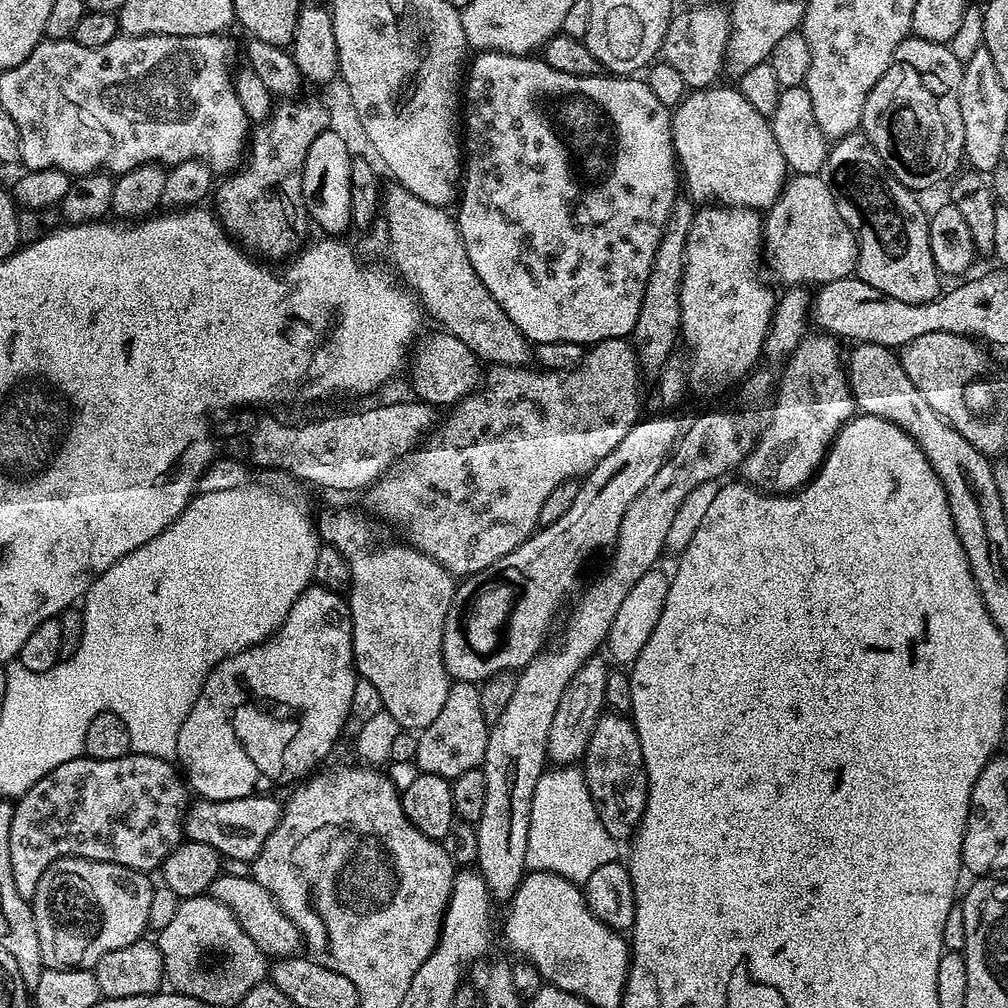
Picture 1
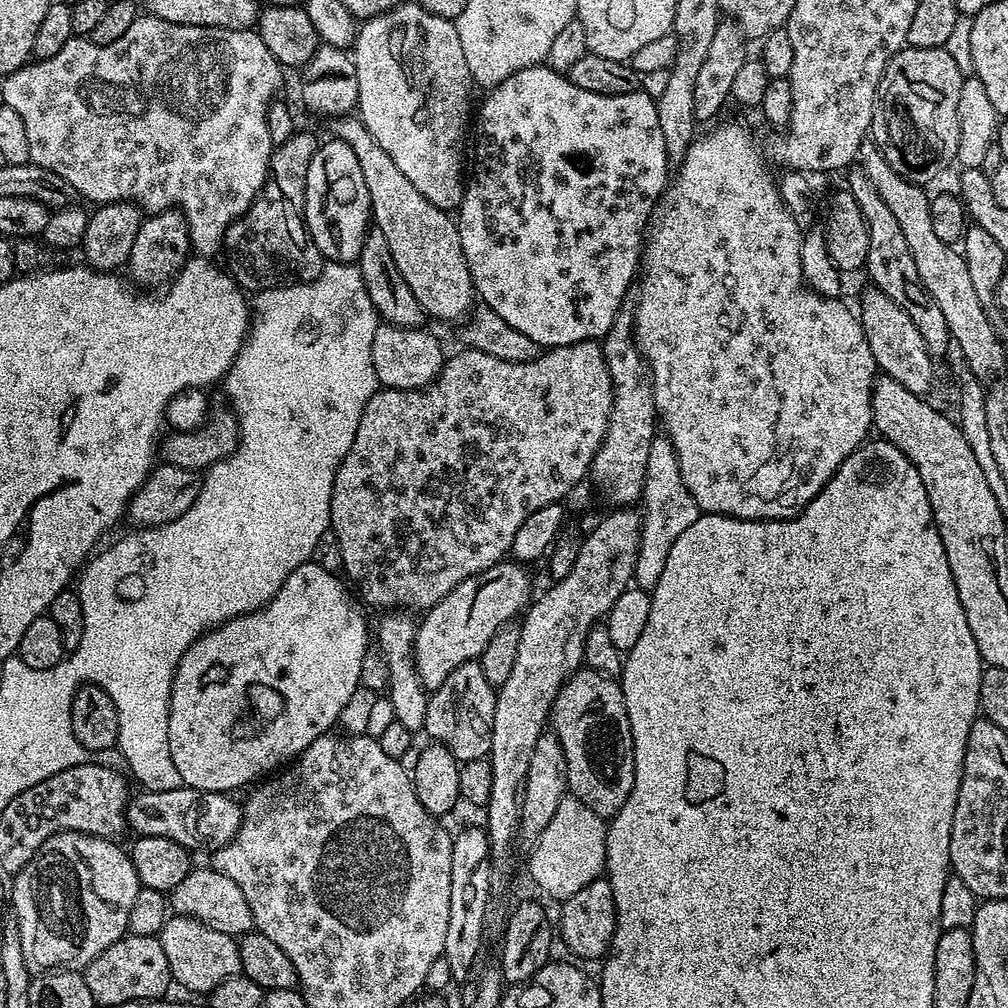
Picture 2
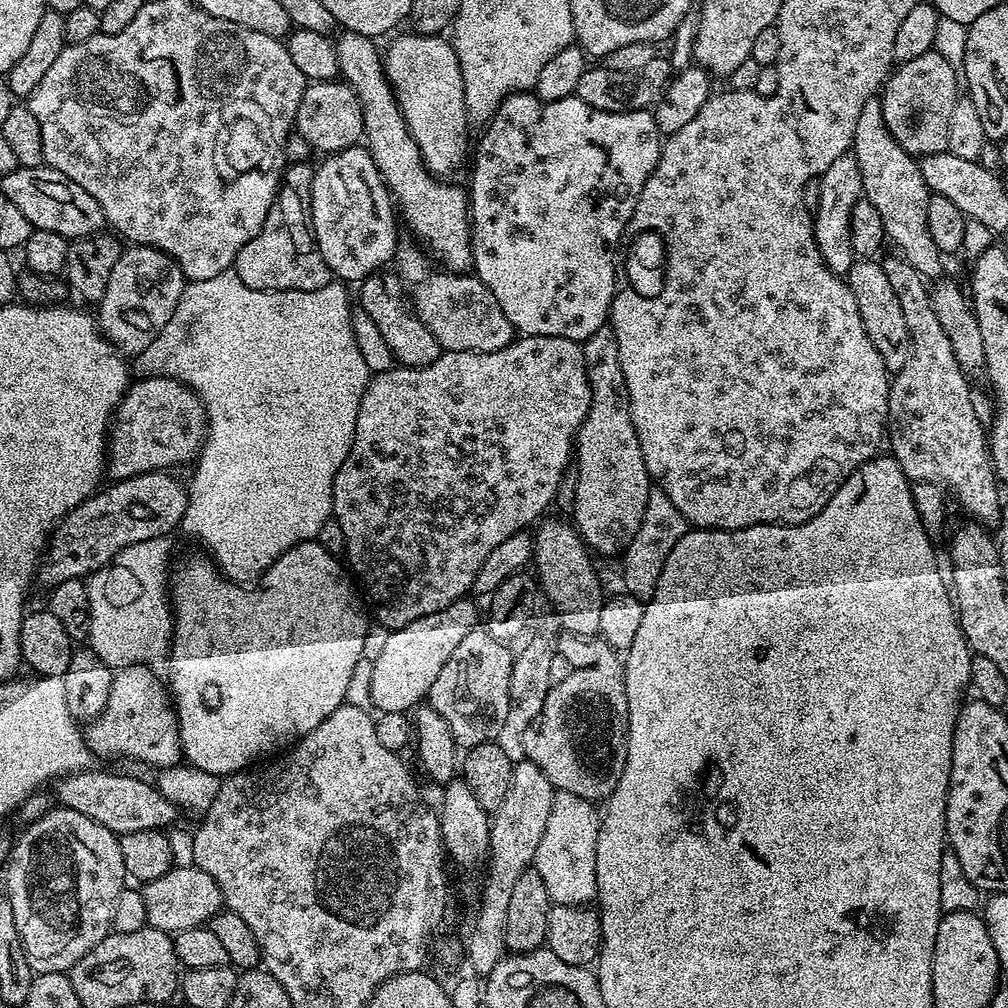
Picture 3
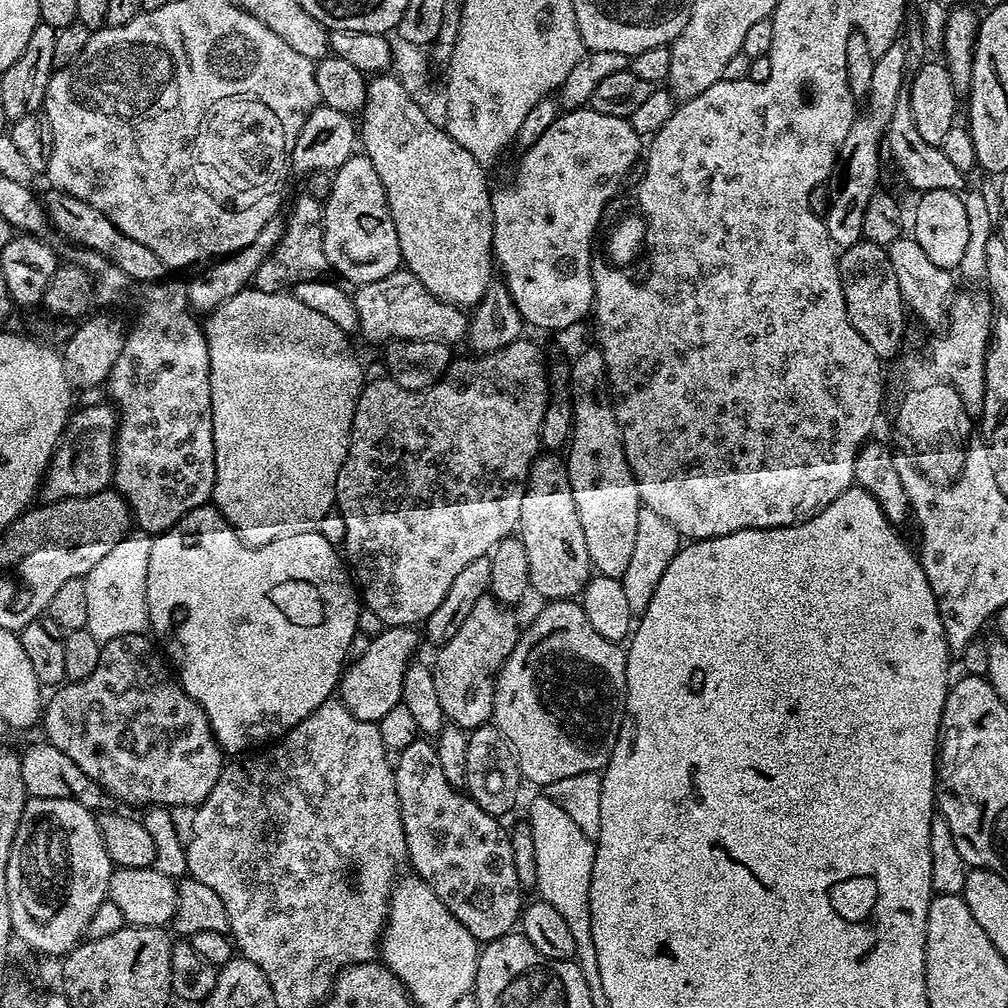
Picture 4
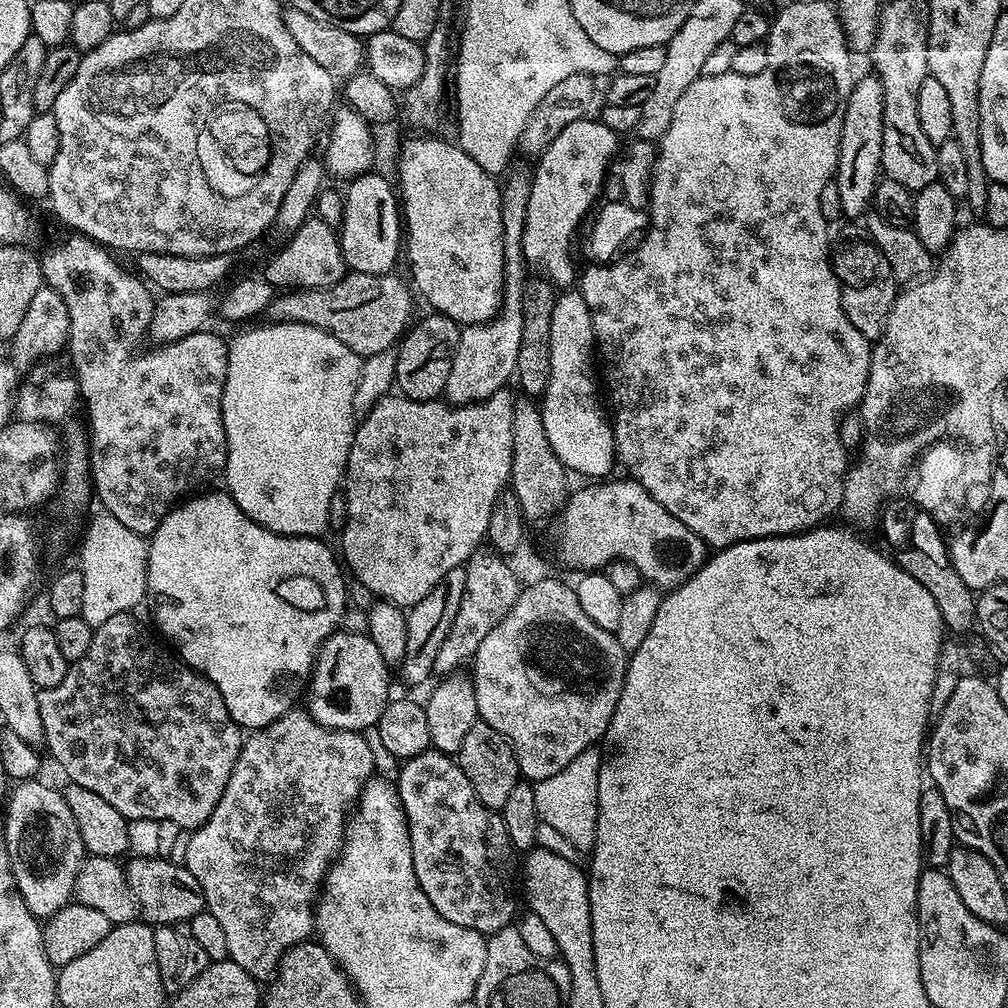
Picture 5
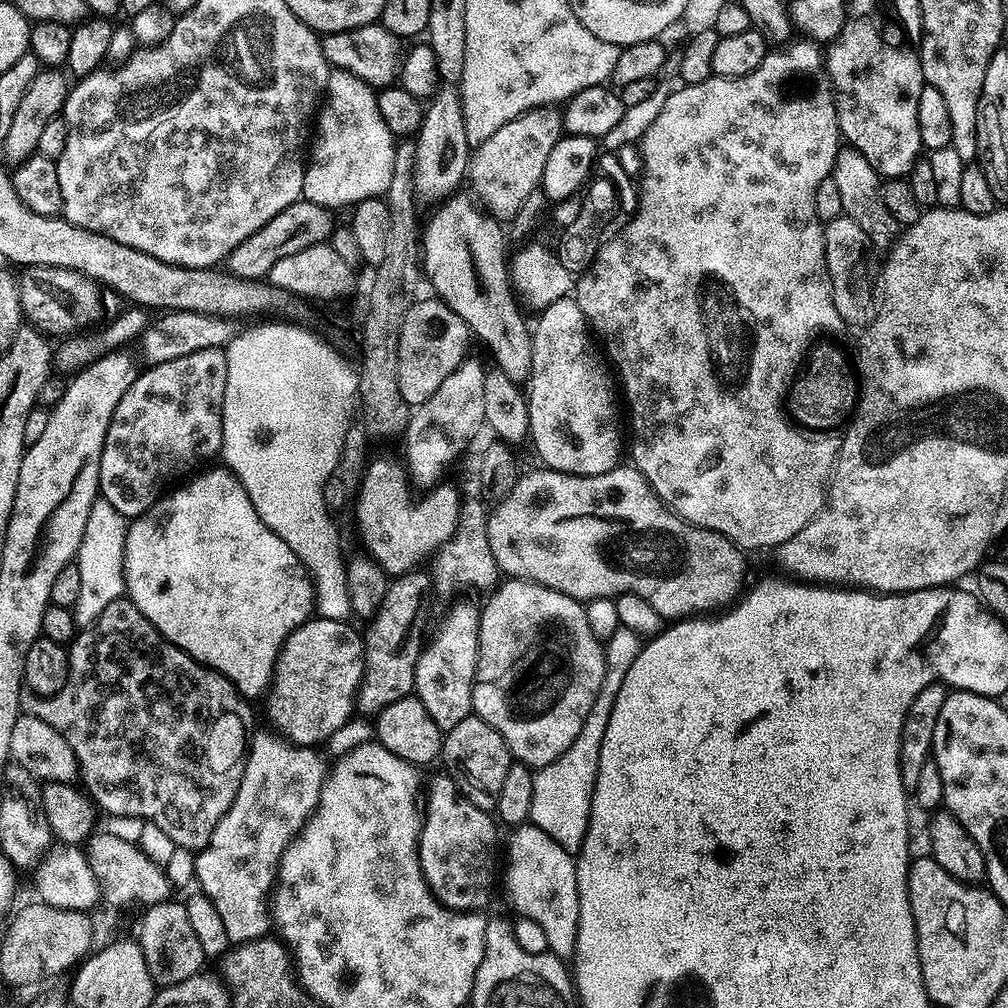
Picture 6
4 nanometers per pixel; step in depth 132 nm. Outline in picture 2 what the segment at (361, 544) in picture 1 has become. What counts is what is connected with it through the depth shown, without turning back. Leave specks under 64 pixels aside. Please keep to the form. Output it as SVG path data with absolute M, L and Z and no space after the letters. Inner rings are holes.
M392 610L380 620L380 625L375 625L374 640L380 652L385 656L389 664L389 680L386 689L386 696L393 703L394 720L402 722L406 730L416 734L423 729L426 722L426 706L428 705L429 693L420 680L416 669L414 658L414 642L416 641L417 621L411 620L409 613L404 610Z

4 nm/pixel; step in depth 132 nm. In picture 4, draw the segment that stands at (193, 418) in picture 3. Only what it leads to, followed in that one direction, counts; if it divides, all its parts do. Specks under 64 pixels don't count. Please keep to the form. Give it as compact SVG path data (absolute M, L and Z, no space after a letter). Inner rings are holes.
M111 403L77 407L73 411L66 434L61 436L56 455L48 464L38 493L45 504L66 498L82 498L105 491L112 484L112 467L116 465L116 425L118 417Z

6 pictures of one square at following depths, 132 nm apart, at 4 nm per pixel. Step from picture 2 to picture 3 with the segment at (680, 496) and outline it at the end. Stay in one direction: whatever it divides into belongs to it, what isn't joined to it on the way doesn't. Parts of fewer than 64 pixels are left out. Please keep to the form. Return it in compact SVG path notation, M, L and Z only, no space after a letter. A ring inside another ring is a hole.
M649 491L646 498L646 514L642 514L642 526L638 526L638 534L634 534L630 546L622 553L622 561L624 560L623 591L636 600L645 602L651 600L656 593L662 566L666 566L666 558L670 558L670 550L674 550L676 543L689 530L688 519L666 498L664 492Z

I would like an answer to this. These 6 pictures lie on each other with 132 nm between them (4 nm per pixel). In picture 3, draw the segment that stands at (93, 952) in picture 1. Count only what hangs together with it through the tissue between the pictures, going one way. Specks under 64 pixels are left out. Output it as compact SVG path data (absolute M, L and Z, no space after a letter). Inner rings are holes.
M63 806L49 807L42 818L31 821L25 828L28 829L20 837L15 837L6 861L6 891L14 910L14 926L18 926L22 949L33 973L67 973L112 932L116 899L126 887L120 837L106 830L106 826L98 826L98 822L86 818L86 814Z

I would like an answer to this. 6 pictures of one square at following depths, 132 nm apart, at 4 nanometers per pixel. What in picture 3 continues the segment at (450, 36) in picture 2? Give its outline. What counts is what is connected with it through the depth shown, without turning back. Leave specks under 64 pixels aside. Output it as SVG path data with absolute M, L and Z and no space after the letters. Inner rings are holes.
M407 35L398 37L388 52L386 48L382 56L384 72L428 171L437 180L448 182L456 178L452 176L458 175L463 168L465 171L470 156L470 121L458 54L443 35Z

